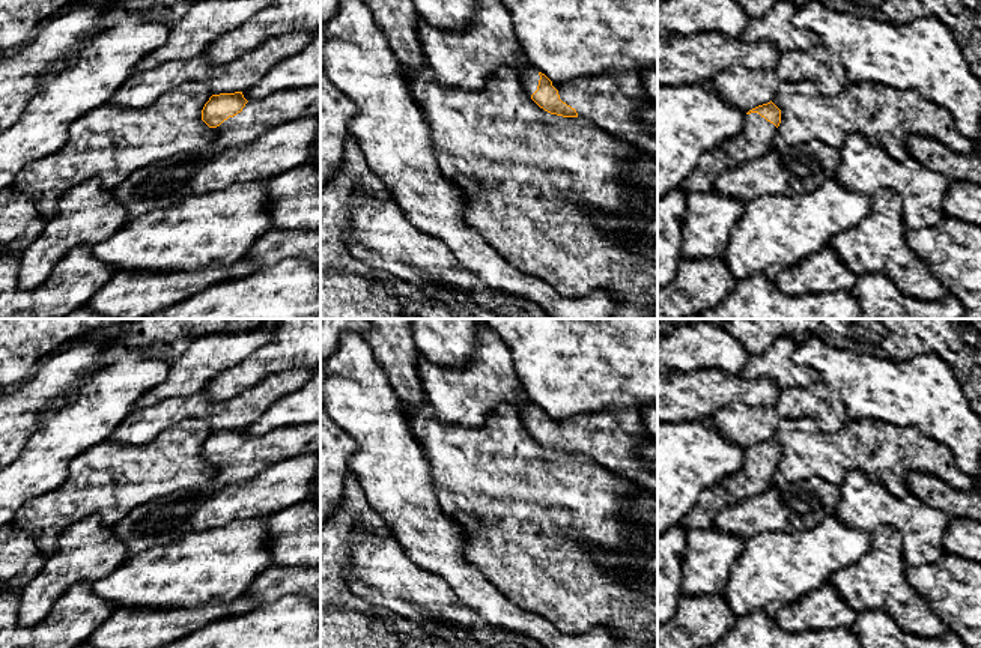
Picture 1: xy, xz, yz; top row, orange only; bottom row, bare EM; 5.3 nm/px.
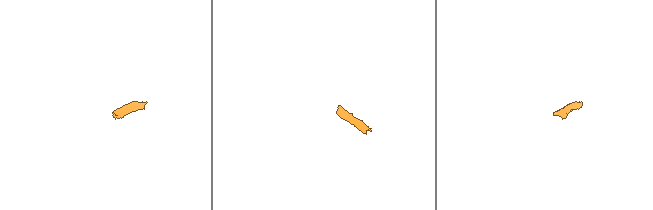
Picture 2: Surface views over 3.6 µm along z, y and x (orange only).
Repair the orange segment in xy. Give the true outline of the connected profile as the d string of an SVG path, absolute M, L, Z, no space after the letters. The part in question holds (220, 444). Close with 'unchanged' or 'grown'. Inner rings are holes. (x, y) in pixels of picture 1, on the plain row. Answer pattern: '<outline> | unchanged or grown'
M320 422L251 438L242 428L212 431L202 447L202 457L215 468L211 484L251 480L274 463L310 453L320 453Z | grown

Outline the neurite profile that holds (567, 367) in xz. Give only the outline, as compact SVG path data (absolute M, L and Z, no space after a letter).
M481 319L509 347L525 394L552 419L658 406L658 319Z

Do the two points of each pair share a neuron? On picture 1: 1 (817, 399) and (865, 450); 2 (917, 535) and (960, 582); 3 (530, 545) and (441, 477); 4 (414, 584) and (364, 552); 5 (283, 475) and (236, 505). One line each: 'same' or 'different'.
1: different
2: different
3: same
4: same
5: same

